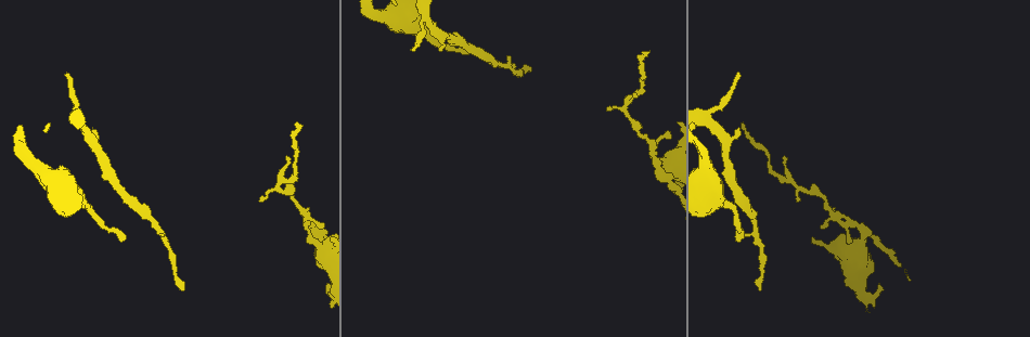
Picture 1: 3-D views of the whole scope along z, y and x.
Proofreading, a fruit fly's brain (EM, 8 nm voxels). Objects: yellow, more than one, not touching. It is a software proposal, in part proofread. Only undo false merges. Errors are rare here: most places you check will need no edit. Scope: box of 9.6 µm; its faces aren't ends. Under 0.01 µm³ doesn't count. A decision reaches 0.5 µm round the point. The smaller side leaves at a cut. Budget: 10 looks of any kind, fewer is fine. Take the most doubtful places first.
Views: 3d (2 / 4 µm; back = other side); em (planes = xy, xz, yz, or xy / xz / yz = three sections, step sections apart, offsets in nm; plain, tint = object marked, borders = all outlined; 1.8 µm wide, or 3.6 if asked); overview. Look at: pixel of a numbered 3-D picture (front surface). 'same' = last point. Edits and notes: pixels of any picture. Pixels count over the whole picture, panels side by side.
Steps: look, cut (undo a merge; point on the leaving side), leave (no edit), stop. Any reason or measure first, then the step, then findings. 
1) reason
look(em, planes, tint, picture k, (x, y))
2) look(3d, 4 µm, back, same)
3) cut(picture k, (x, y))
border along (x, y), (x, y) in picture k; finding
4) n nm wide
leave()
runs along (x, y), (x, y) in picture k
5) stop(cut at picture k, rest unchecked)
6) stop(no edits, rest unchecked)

abrupt turn
look(em, 3.6 µm, planes, tint, picture 1, (668, 171))

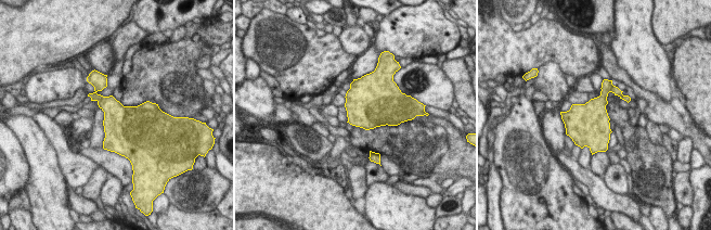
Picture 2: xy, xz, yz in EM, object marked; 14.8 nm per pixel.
cut(picture 2, (616, 90))
border along (612, 85), (610, 91) in picture 2; two cells meet here

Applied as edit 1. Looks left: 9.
see it whole again
look(overview)

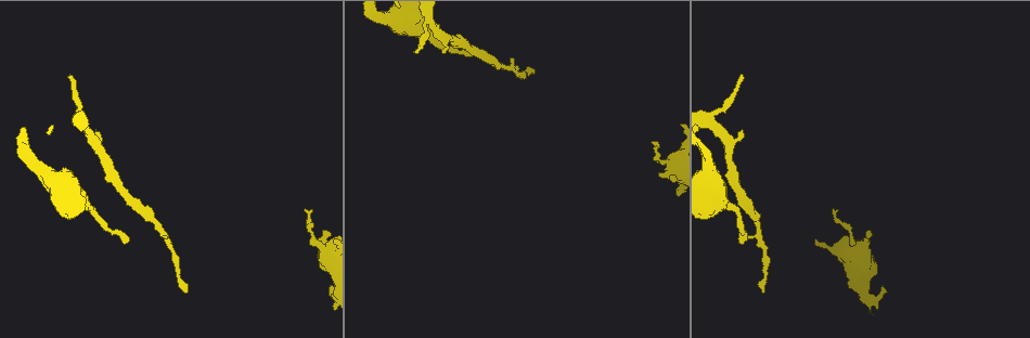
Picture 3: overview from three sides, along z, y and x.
thick turns thin
look(em, 3.6 µm, planes, tint, picture 3, (422, 27))

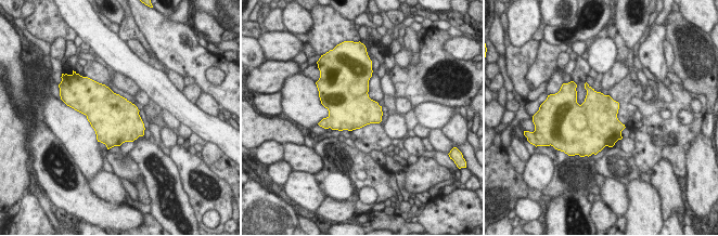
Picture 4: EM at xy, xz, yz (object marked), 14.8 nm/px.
550 nm wide
leave()
continuous, no second cell

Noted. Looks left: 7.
stop(cut at picture 2, rest unchecked)

